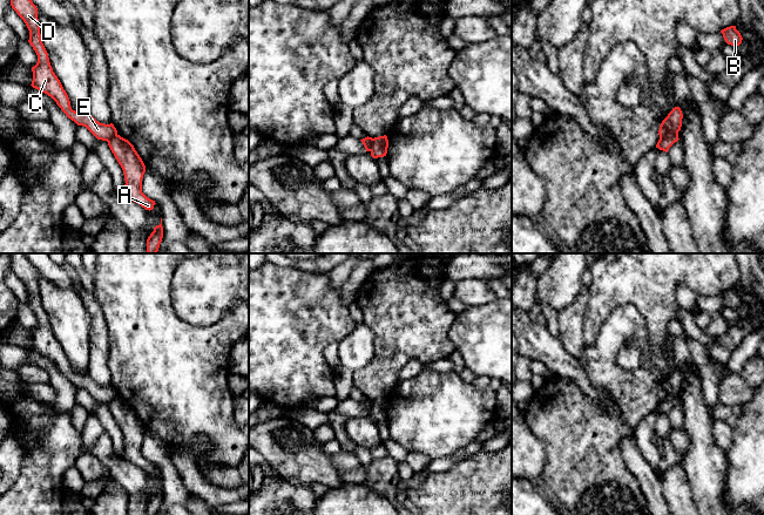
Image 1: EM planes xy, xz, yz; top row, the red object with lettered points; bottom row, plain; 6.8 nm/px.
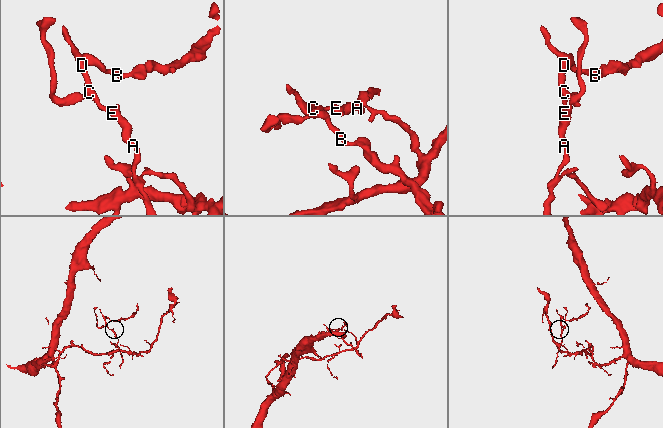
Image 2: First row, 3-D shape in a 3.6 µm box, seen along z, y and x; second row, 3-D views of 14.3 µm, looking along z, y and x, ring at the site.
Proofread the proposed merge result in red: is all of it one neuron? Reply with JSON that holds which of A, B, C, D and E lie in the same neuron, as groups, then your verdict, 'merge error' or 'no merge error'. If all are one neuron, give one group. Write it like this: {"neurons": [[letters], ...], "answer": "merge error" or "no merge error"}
{"neurons": [["A"], ["B", "C", "D", "E"]], "answer": "merge error"}

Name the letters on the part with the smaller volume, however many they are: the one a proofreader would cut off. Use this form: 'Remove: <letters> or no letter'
Remove: B, C, D, E

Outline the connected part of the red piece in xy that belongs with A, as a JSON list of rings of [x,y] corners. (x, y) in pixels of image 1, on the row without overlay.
[[[117,397],[107,405],[123,433],[126,443],[123,459],[140,467],[146,473],[153,473],[156,467],[155,463],[142,455],[142,441],[146,435],[146,428],[134,408]]]

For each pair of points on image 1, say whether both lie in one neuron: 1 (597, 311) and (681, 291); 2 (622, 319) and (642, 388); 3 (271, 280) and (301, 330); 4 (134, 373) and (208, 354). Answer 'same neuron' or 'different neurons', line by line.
1: different neurons
2: same neuron
3: same neuron
4: same neuron

